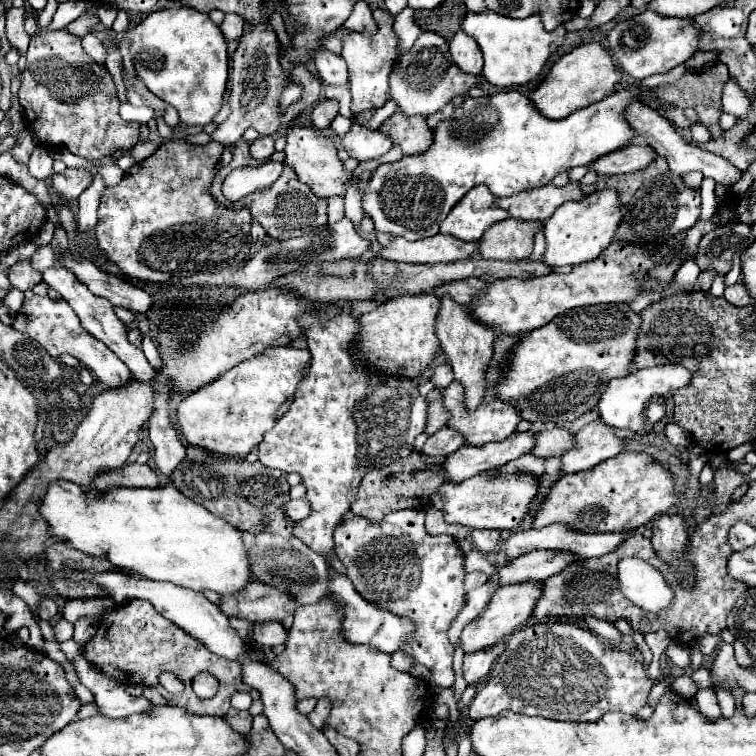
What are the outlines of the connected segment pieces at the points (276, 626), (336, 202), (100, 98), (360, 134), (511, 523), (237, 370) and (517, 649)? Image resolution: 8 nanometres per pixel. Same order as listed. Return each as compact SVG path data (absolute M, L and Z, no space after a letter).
M258 622L253 624L252 638L258 645L274 647L286 643L288 631L281 622Z
M334 197L334 199L330 201L330 205L332 205L332 209L330 209L330 213L328 213L328 223L340 221L340 219L344 217L344 201L342 201L342 197Z
M66 31L32 37L18 99L30 131L44 147L60 145L74 155L100 161L114 151L126 151L138 143L140 123L120 119L120 99L112 75L106 67L88 61L80 37Z
M354 123L350 133L342 137L342 147L348 151L350 157L358 161L370 161L388 153L392 147L392 141L380 129L372 131Z
M482 473L458 485L450 485L450 481L446 481L438 489L436 497L444 499L444 519L450 523L460 523L470 529L512 531L524 521L530 503L538 493L538 483L540 483L538 477L528 473L518 473L518 475Z
M292 345L270 347L264 353L238 363L234 369L218 377L218 381L212 381L210 385L196 389L192 395L180 401L176 415L178 415L178 427L182 429L182 435L190 445L198 445L220 455L248 455L262 441L264 433L270 431L276 425L276 421L286 413L290 401L294 401L294 391L302 381L302 369L308 363L310 363L310 351L296 349Z
M534 623L518 629L510 641L506 651L494 661L486 687L474 697L468 707L468 717L472 721L498 715L504 709L524 713L524 715L540 715L556 721L598 721L608 711L620 711L634 715L646 705L648 693L654 681L648 677L648 669L634 655L610 647L604 641L596 639L590 631L582 629L576 623Z

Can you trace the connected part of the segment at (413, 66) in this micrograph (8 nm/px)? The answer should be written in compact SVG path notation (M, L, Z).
M428 31L422 33L414 47L394 63L390 73L390 95L406 115L432 115L452 103L454 97L464 95L470 87L476 87L482 79L482 75L462 73L448 53L448 41L442 39L442 35Z

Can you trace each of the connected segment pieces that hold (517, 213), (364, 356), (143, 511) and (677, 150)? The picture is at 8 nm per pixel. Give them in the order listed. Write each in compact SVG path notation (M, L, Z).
M568 183L566 187L544 185L542 189L530 189L530 193L518 193L514 197L496 197L496 205L506 209L510 217L524 221L544 221L566 201L578 201L580 185Z
M432 293L414 295L414 297L394 297L386 303L380 303L374 311L360 315L364 327L360 343L356 345L354 357L358 361L370 363L372 367L382 369L388 375L400 377L418 377L432 363L434 355L440 351L440 341L434 333L436 315L440 309L440 299Z
M58 481L48 487L46 499L42 499L40 505L40 513L48 521L52 537L60 541L70 541L70 545L82 553L108 557L110 563L114 563L116 567L130 569L154 581L168 581L192 591L214 591L218 595L236 595L254 581L242 533L230 523L214 517L202 505L186 499L170 481L168 485L156 489L118 487L106 493L84 493L78 485L70 481Z
M632 101L632 105L626 109L626 117L628 117L628 123L632 125L632 129L636 131L636 135L640 135L648 145L654 147L654 151L658 151L658 155L662 155L668 161L668 167L672 173L684 175L688 171L700 171L706 177L712 177L716 183L726 185L726 187L732 187L742 177L742 171L738 171L730 161L726 161L706 149L700 149L694 143L686 143L678 135L678 131L670 125L670 121L664 119L662 115L658 115L650 105L642 105L640 101Z

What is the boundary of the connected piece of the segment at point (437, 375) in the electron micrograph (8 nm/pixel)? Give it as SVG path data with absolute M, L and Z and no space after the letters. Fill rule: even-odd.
M440 365L440 367L434 369L434 373L432 373L432 383L434 383L434 387L446 389L452 381L454 381L454 375L452 375L452 369L450 369L448 365Z

